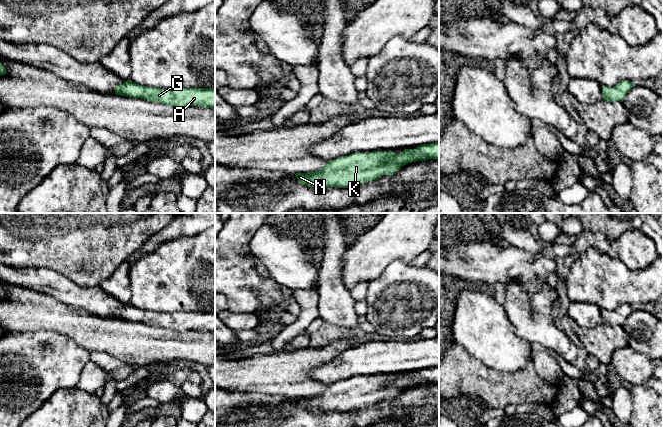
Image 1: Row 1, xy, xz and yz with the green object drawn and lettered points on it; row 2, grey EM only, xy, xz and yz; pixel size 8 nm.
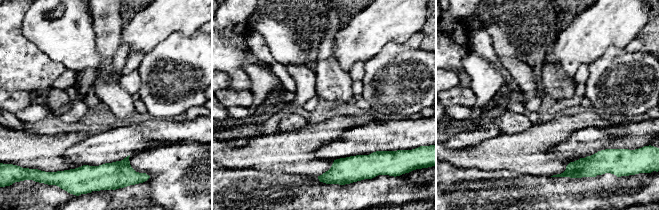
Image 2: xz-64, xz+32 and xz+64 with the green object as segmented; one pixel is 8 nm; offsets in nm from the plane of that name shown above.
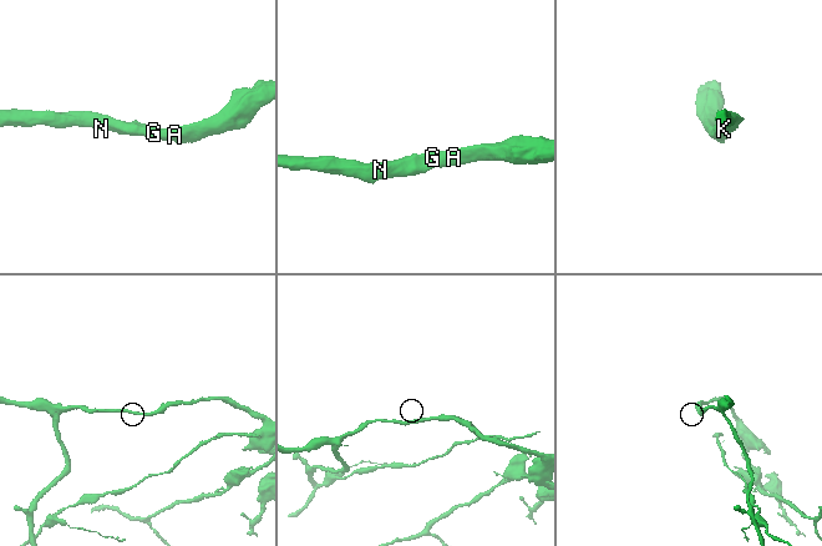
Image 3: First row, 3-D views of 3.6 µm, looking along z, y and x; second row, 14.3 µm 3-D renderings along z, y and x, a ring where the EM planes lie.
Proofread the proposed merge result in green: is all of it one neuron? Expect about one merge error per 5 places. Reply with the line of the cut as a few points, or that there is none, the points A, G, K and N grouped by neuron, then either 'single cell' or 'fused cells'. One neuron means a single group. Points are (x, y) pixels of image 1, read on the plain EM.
cut none; groups A G K N; single cell

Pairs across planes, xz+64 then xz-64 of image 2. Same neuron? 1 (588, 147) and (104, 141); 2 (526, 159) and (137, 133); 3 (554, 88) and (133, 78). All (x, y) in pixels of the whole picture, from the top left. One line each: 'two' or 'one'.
1: one
2: two
3: two

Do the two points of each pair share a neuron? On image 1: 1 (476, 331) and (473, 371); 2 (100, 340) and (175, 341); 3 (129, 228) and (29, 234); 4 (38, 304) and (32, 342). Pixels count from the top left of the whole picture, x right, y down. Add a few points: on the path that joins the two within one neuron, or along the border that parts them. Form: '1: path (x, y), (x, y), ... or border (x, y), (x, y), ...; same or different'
1: border (455, 343), (458, 343), (471, 355), (494, 369); different
2: path (119, 340), (156, 341); same
3: path (104, 228), (54, 228); same
4: border (57, 331), (37, 329), (11, 332); different

